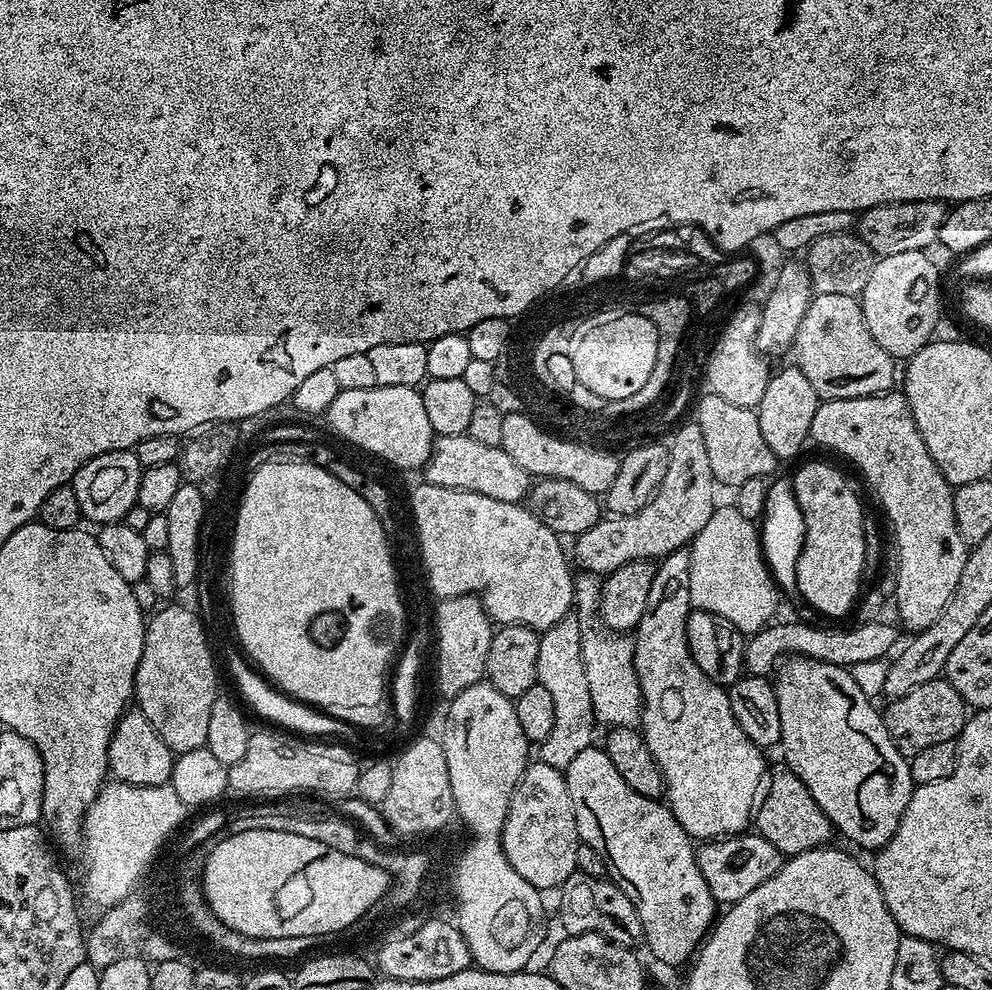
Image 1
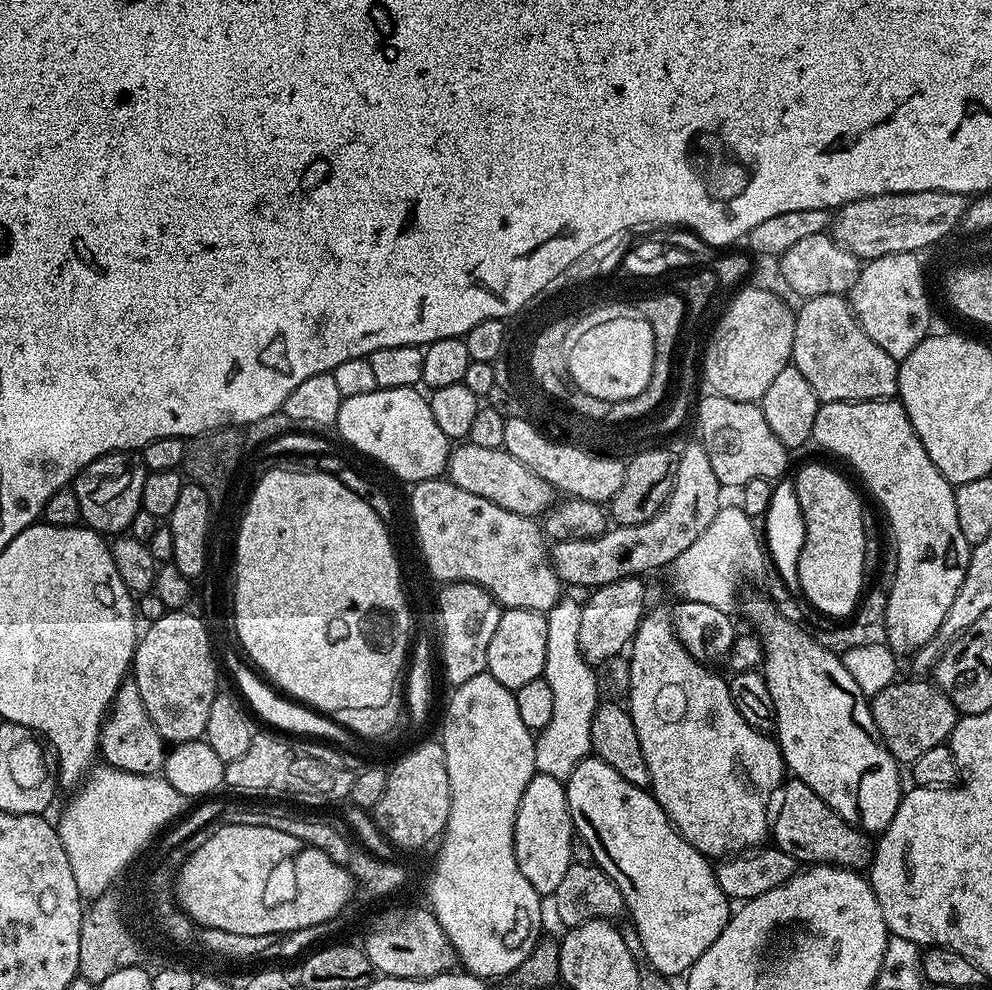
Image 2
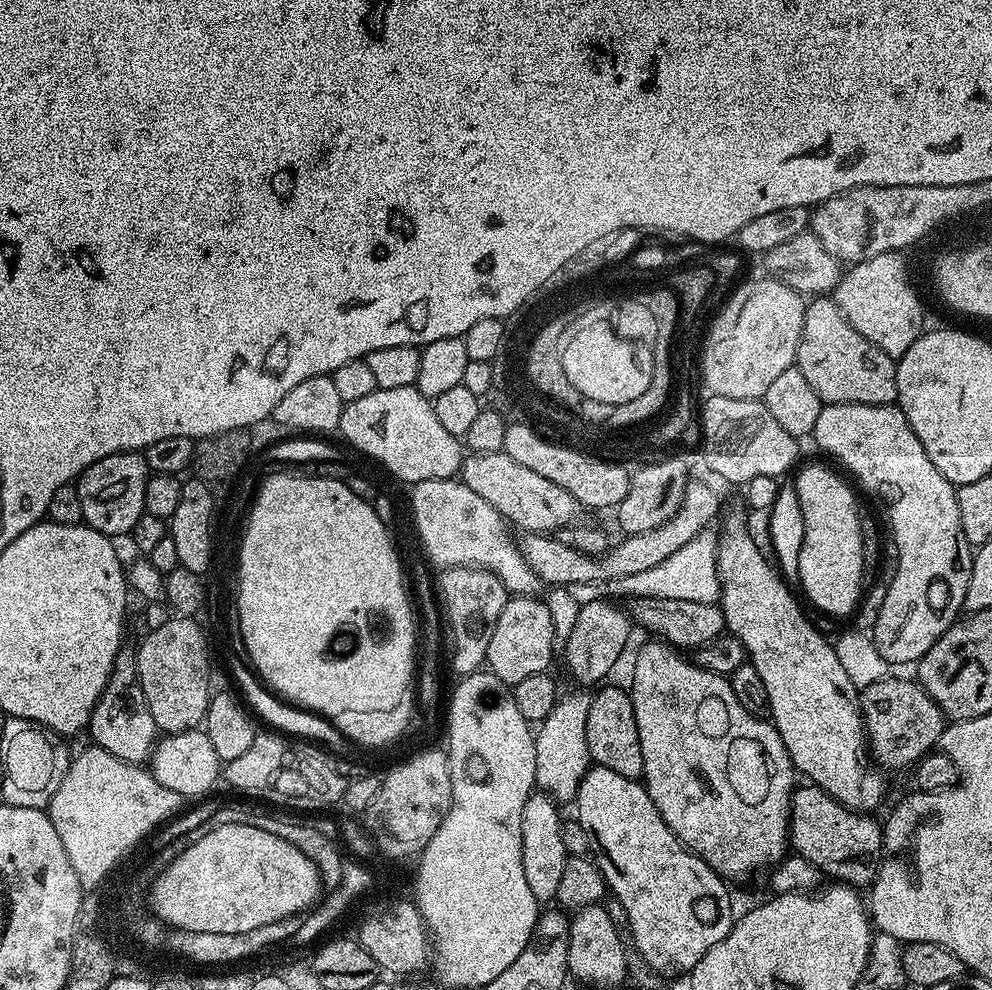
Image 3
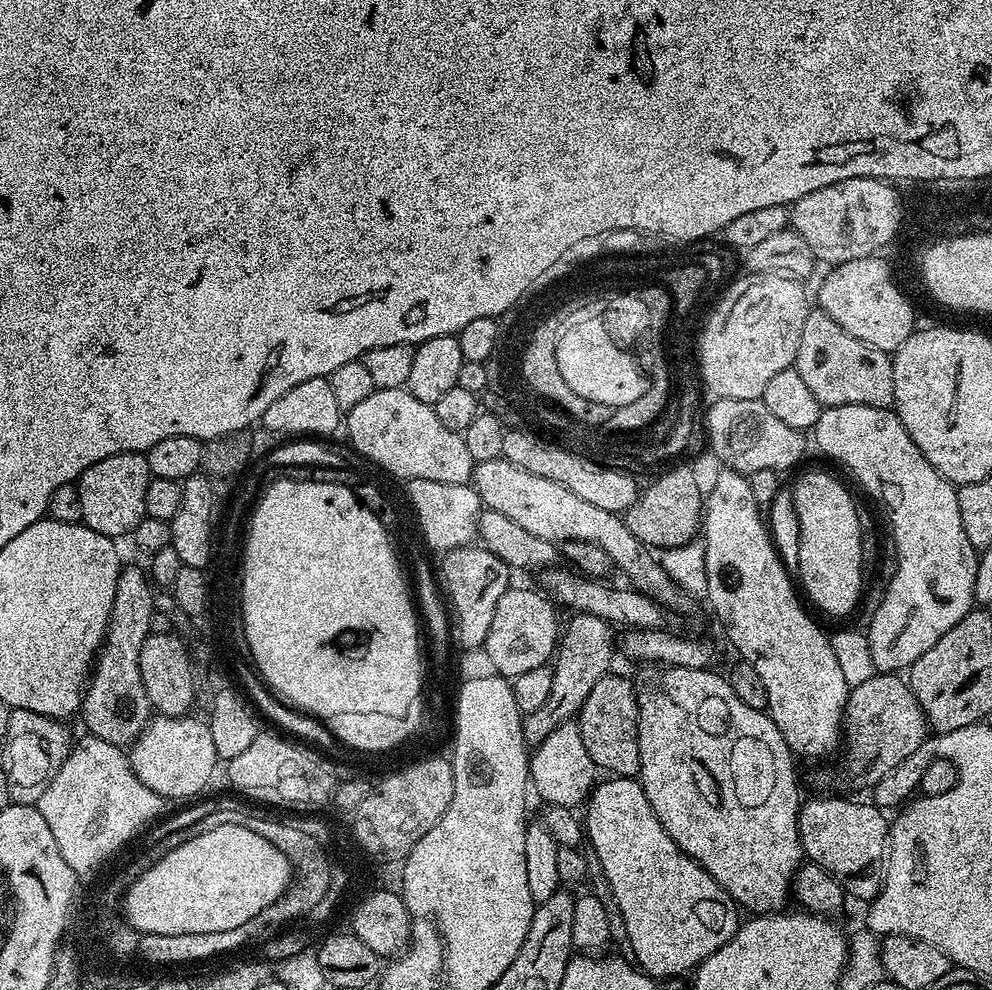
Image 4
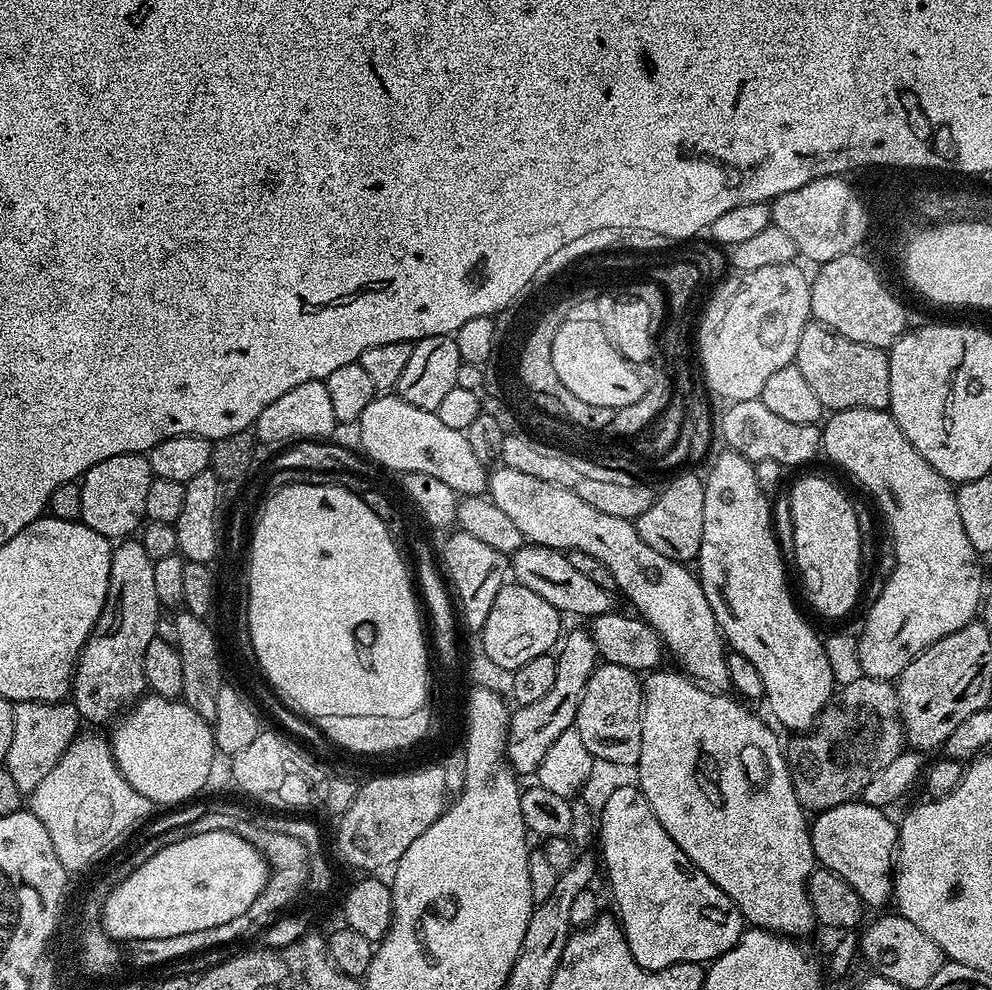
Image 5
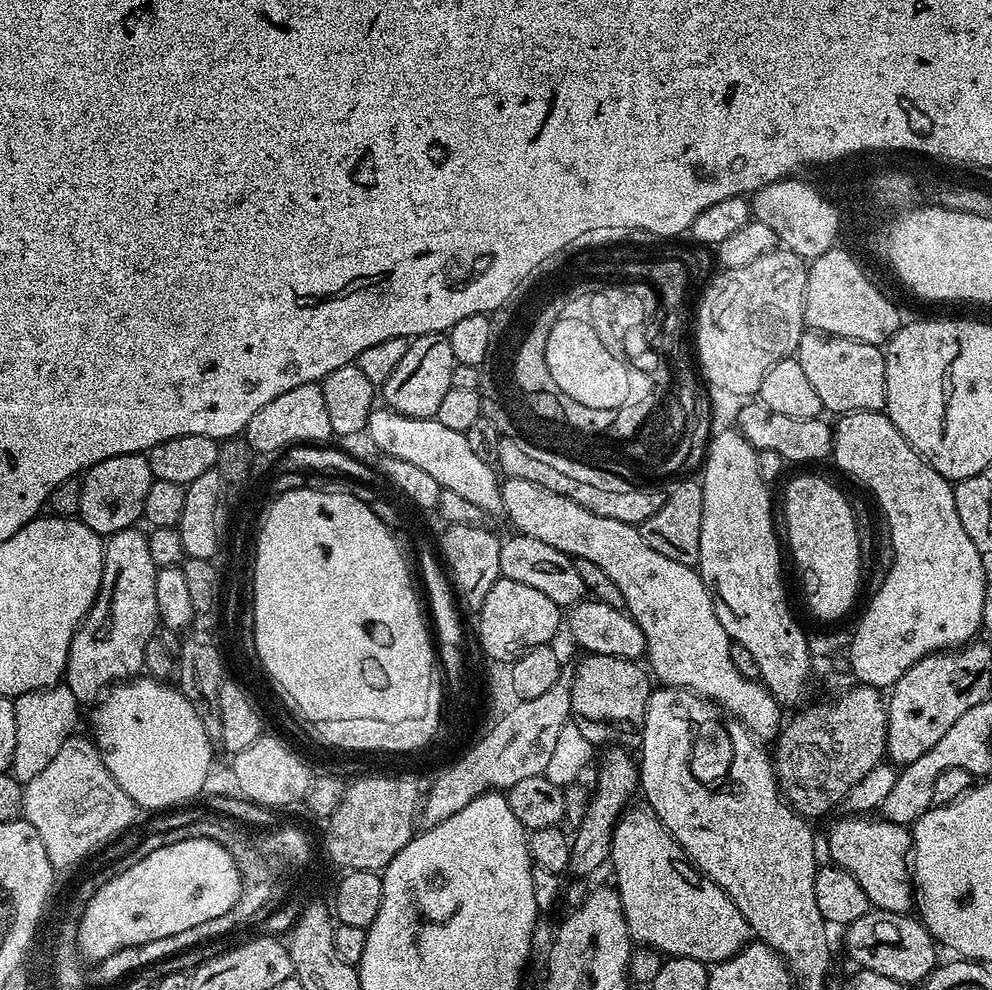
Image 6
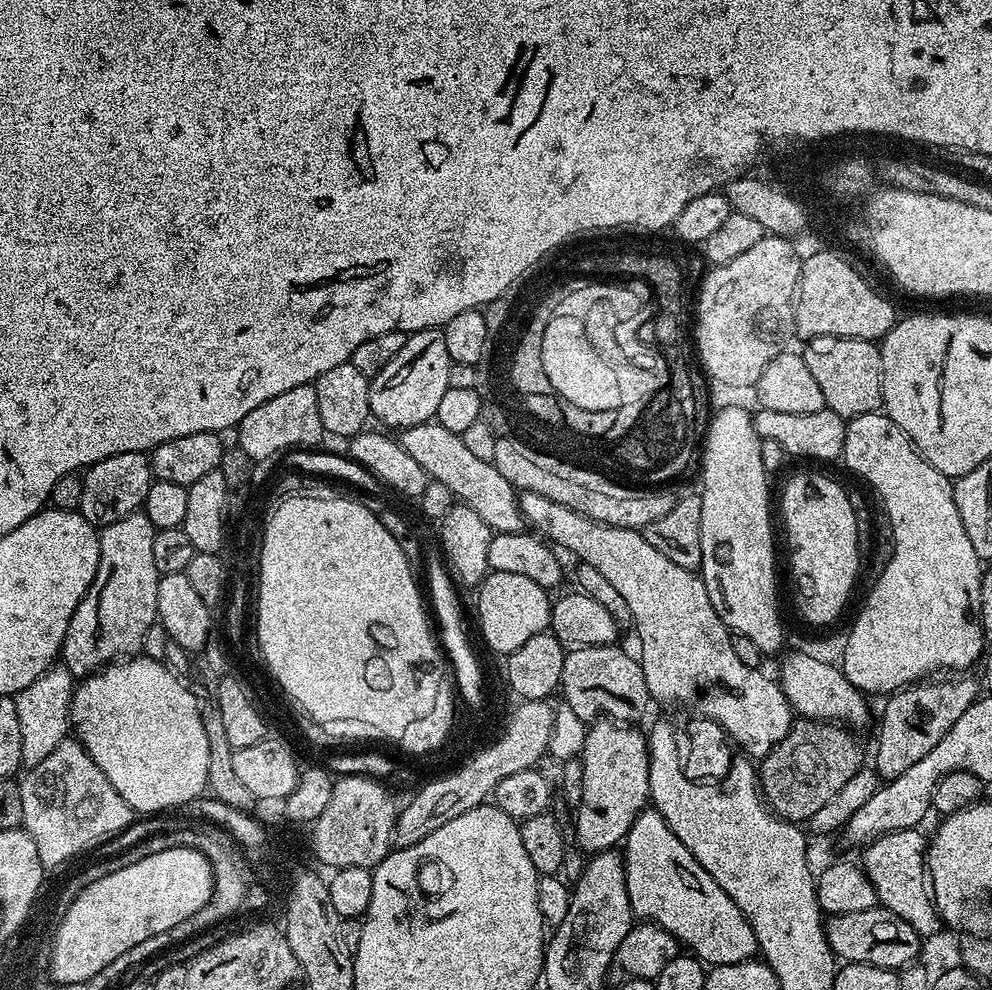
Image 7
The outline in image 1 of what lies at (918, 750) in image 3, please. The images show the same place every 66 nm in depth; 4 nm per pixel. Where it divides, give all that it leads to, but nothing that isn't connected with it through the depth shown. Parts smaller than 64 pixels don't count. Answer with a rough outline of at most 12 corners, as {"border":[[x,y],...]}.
{"border":[[937,678],[895,697],[884,725],[903,756],[959,737],[970,715]]}

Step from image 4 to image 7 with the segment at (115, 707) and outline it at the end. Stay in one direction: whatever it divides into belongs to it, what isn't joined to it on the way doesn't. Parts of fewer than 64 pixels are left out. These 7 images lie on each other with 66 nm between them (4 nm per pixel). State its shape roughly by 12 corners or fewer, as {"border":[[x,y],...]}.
{"border":[[99,529],[98,570],[66,626],[73,678],[135,657],[158,620],[157,531]]}

